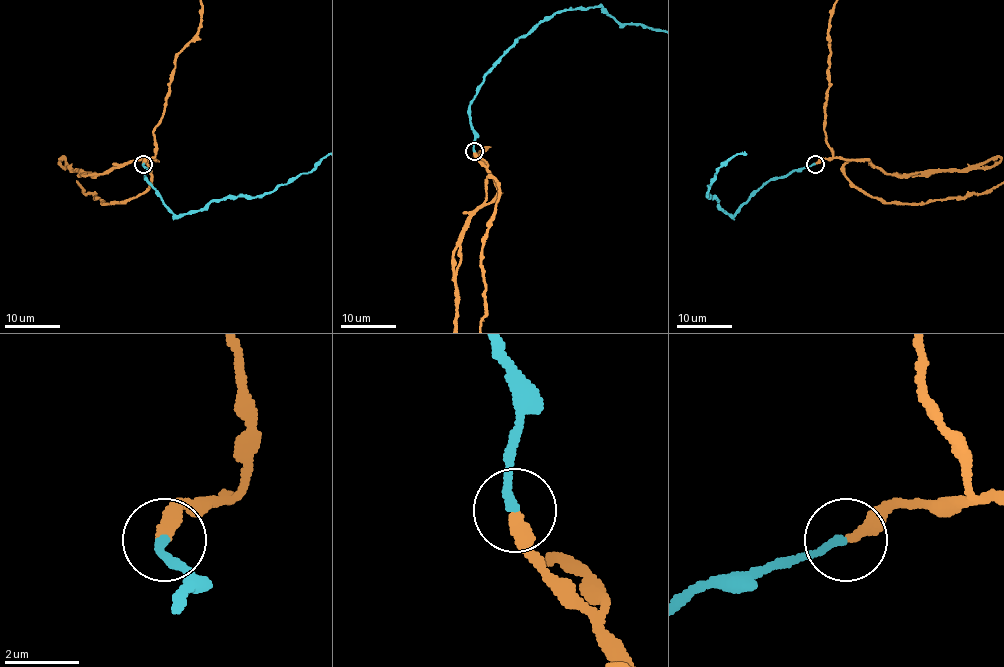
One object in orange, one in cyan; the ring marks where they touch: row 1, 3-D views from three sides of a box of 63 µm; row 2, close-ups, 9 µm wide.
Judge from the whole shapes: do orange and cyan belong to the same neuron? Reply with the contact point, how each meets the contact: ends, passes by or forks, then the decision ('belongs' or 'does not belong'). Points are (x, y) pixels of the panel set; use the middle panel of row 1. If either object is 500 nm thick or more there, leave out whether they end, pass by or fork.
at (474, 151); orange ends there; cyan ends there; belongs

